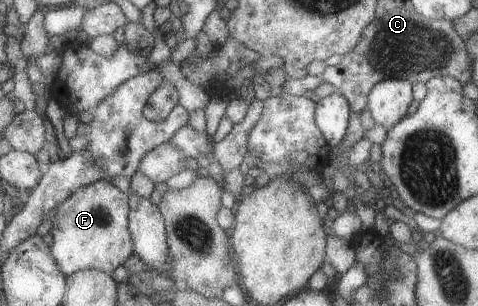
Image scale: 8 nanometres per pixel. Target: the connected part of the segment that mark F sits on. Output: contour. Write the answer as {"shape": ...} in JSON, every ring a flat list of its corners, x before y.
{"shape":[[102,179,76,191,52,214,51,233,55,242,52,255,67,277,82,270,99,270,111,274,134,254,134,242,129,228,131,200,120,191,113,179]]}

